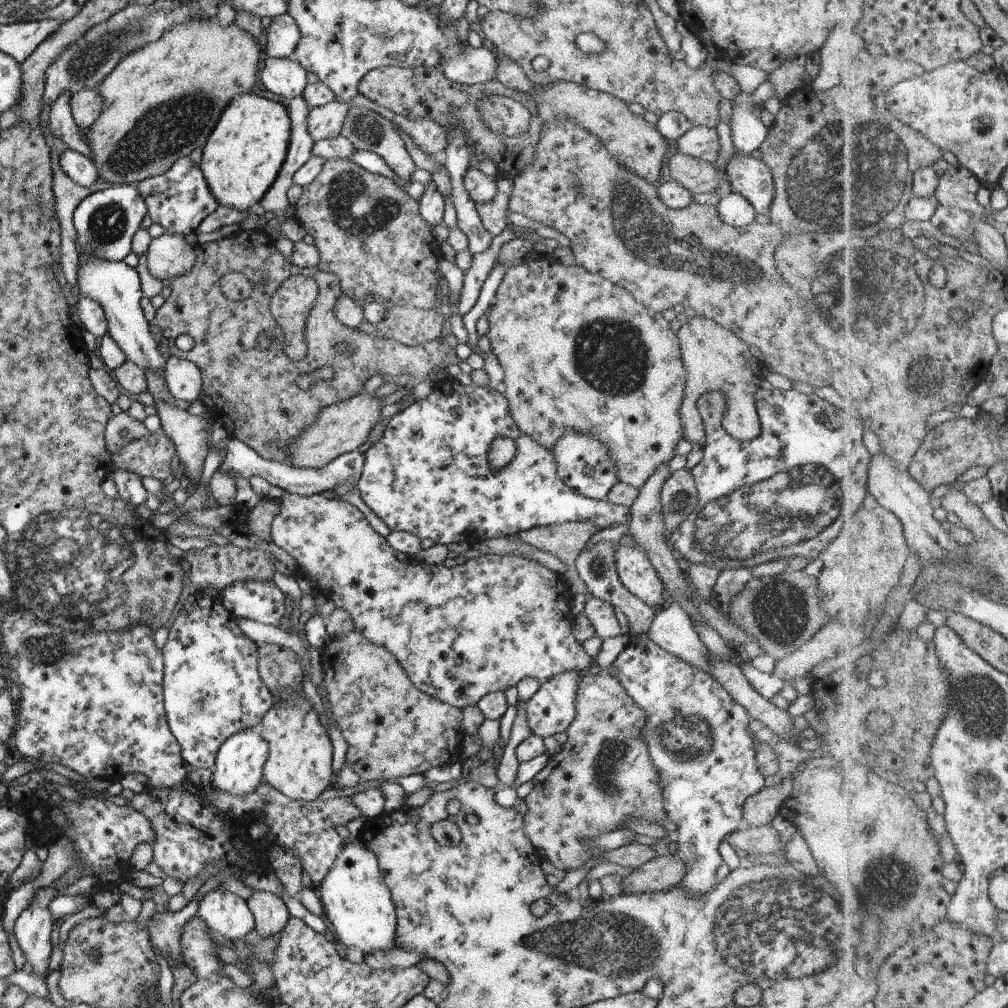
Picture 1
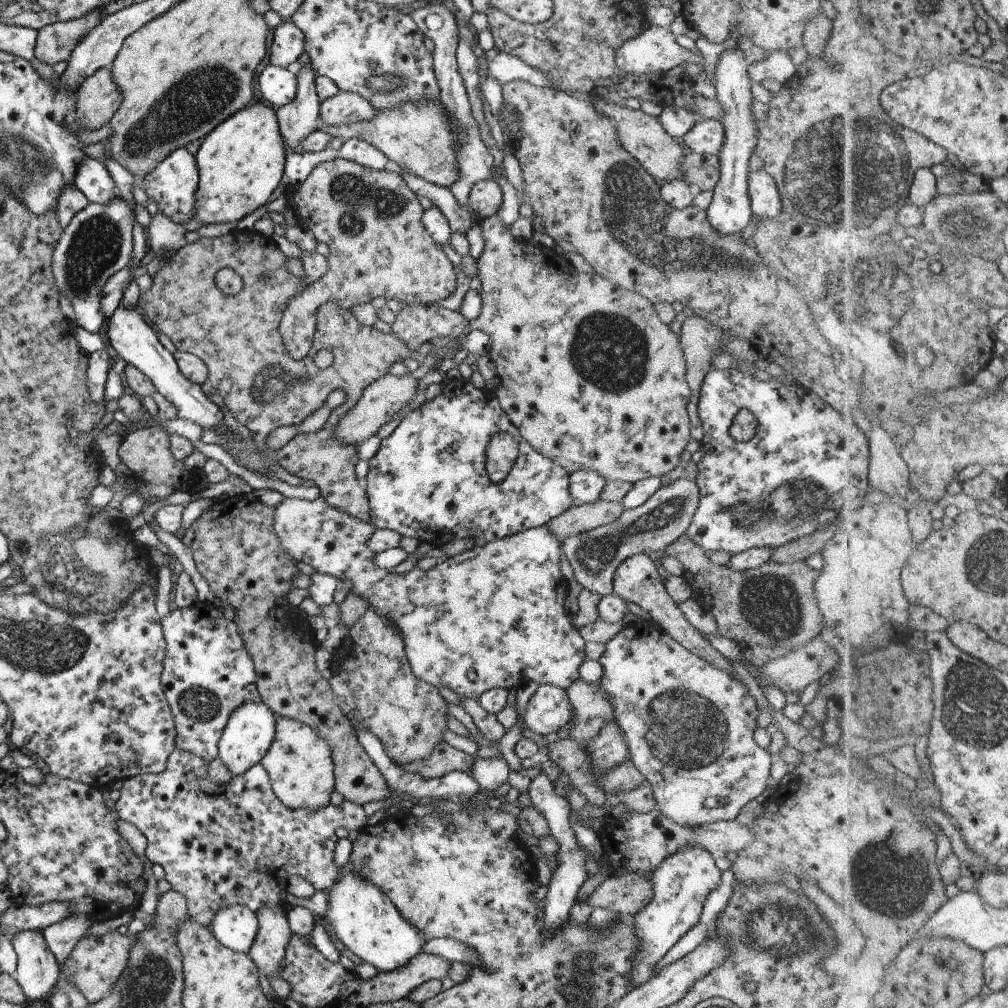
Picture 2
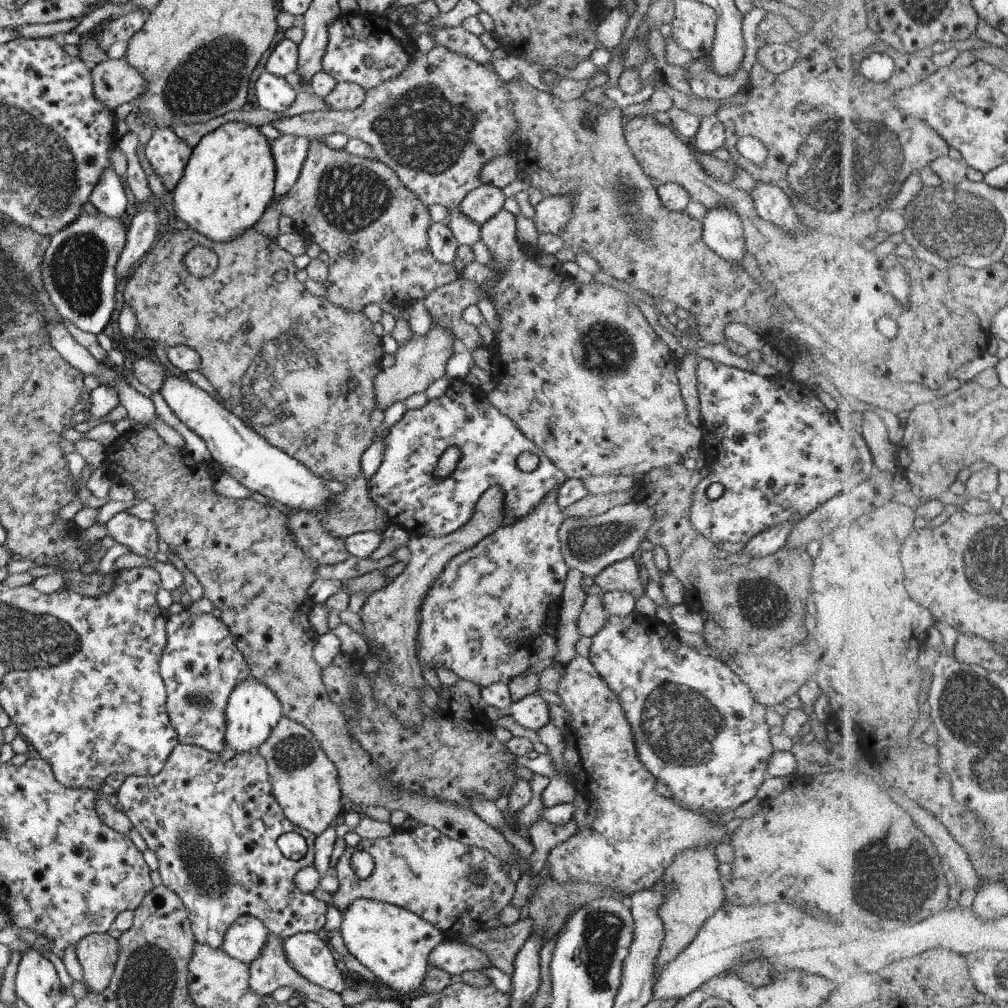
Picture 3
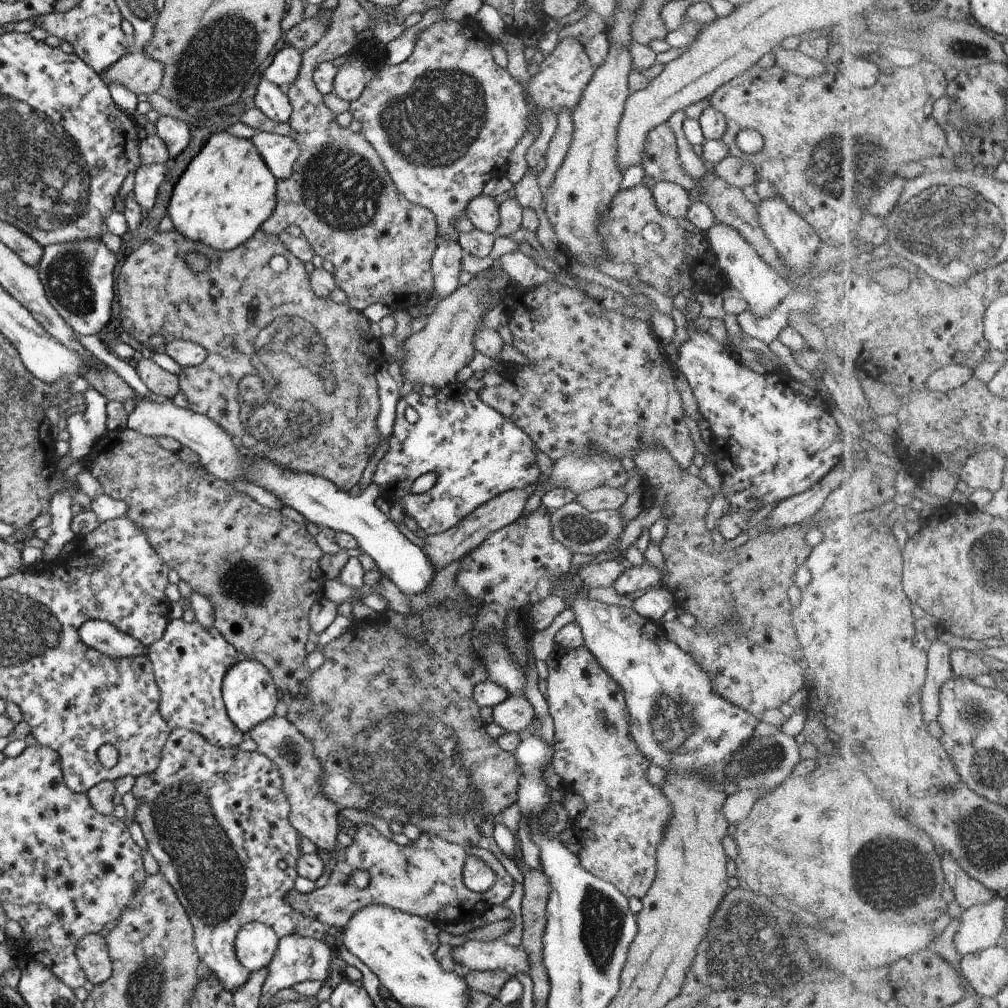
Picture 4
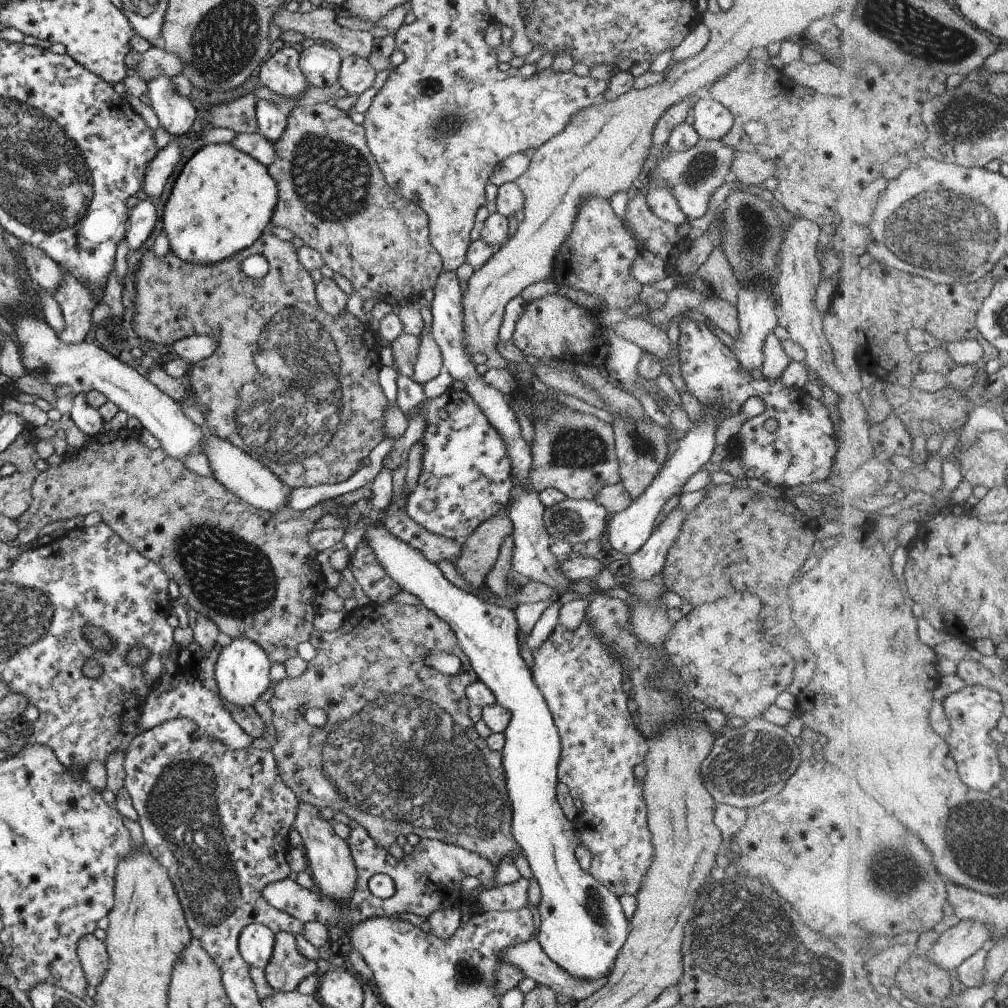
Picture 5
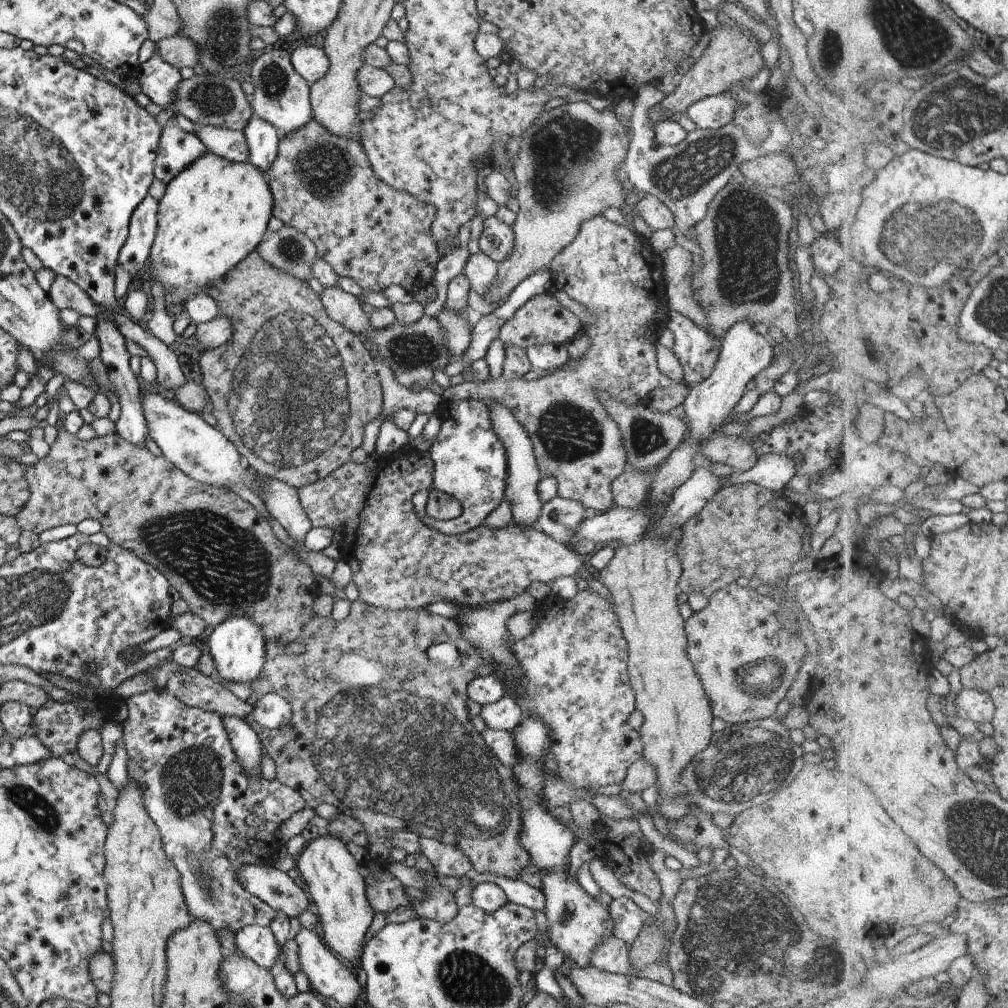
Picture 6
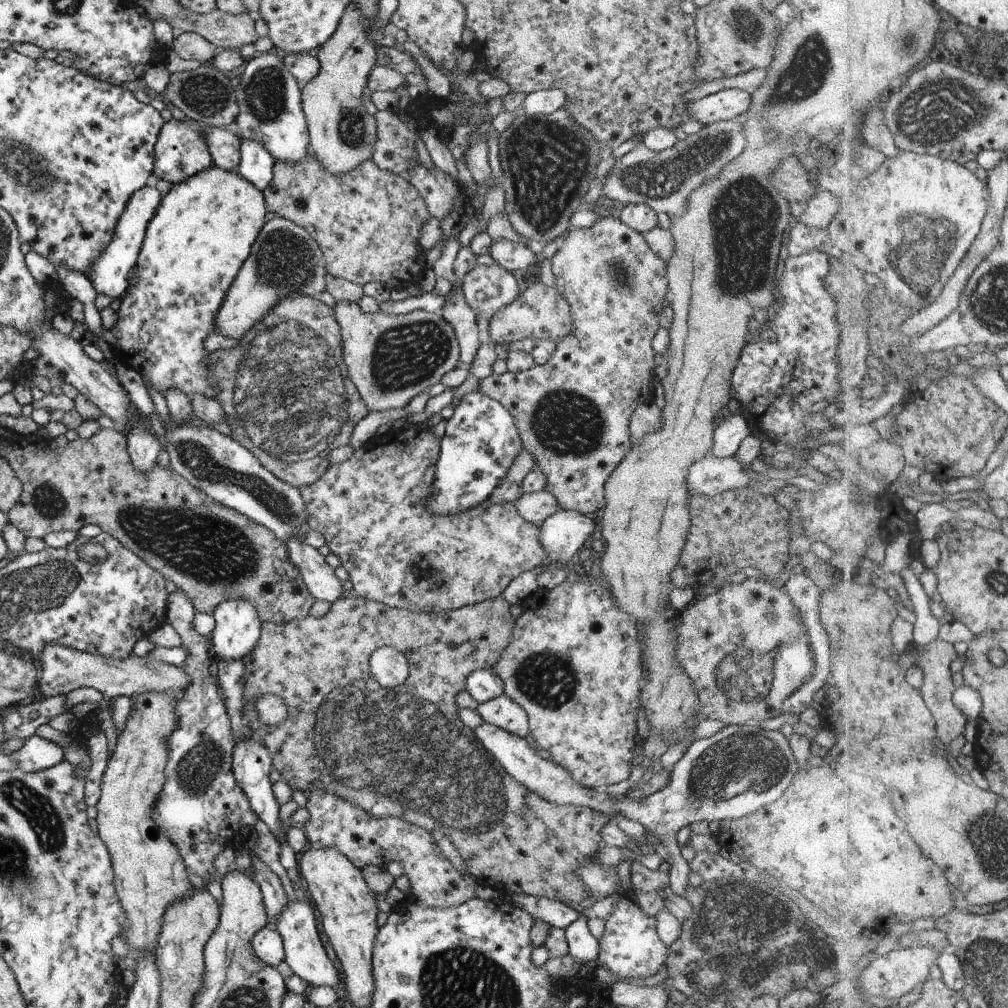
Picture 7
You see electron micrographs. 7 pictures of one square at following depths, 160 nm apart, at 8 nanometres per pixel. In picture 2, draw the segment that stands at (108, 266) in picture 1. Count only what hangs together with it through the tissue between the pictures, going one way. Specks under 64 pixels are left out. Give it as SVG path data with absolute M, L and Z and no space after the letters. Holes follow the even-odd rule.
M120 304L108 318L106 334L108 343L117 356L121 357L125 364L133 365L144 374L155 390L175 406L177 410L175 418L190 420L202 429L211 428L218 420L222 420L222 413L218 406L201 392L199 385L192 383L179 372L173 355L157 341L155 330L144 321L135 306L124 307Z

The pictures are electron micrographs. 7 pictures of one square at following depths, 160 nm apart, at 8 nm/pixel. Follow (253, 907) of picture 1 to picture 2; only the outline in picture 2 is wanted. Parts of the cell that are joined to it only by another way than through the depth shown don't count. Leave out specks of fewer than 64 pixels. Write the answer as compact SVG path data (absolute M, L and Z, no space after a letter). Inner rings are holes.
M261 905L254 913L258 927L246 955L258 968L259 974L266 978L272 974L278 976L285 945L292 933L285 912L281 908L270 909Z

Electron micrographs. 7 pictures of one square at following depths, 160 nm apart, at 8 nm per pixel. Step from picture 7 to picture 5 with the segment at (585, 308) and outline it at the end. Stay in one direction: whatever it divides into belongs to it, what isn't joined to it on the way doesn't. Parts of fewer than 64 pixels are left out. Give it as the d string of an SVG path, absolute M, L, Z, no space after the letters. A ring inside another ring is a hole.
M585 197L578 206L569 234L559 246L550 280L559 287L567 287L570 294L581 290L599 296L599 308L624 309L637 302L637 295L642 289L642 285L627 272L639 252L630 232L613 213L609 199ZM555 408L547 419L533 419L535 438L531 446L532 463L526 482L533 491L547 487L560 490L567 499L593 500L604 487L620 482L614 451L612 426L596 417L570 408Z

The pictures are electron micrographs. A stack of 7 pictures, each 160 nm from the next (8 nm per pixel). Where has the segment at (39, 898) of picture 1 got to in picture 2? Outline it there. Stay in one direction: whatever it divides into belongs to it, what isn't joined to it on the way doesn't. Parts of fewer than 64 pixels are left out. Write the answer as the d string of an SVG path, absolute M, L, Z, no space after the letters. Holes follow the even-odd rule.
M20 930L12 936L11 944L16 954L13 979L29 1002L44 1002L43 998L53 992L60 968L47 948L42 932Z

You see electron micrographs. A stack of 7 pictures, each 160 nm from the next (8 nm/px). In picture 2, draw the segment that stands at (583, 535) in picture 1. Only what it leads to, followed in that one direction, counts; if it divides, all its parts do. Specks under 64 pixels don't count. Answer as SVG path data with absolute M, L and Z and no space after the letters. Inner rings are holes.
M597 498L592 503L573 505L558 517L552 518L546 527L561 546L566 538L611 524L623 509L621 502L605 502Z

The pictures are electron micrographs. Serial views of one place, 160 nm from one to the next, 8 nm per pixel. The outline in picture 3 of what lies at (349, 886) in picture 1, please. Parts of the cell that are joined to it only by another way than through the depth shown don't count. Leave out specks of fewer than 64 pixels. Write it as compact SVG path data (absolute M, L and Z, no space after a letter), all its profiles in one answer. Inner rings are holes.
M356 898L341 912L339 934L345 948L373 973L376 981L399 994L416 991L424 981L427 957L442 940L442 931L399 906L375 899Z

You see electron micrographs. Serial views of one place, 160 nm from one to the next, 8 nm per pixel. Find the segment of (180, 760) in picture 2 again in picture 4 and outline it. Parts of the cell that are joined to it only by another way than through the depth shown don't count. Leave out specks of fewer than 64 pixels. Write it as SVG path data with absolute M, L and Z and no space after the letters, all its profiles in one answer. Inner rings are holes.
M178 728L171 730L168 734L162 748L162 755L160 756L157 768L151 774L134 777L134 783L130 790L132 796L139 800L134 809L134 821L141 829L149 854L151 854L155 862L158 863L158 872L161 873L162 877L171 885L177 900L179 900L181 906L184 906L186 915L192 926L192 943L195 947L198 960L211 969L213 974L215 974L215 978L217 978L217 980L223 984L223 988L226 991L229 990L229 992L233 992L235 989L238 989L238 986L242 986L243 981L249 974L248 970L243 968L236 959L233 944L237 930L245 923L251 921L266 923L273 929L273 932L279 939L285 935L301 935L320 941L326 939L325 932L327 926L319 922L316 918L309 918L304 914L298 913L294 908L291 908L291 905L288 905L288 902L285 900L285 895L293 890L293 881L298 876L296 873L296 860L300 857L301 853L298 843L299 834L288 821L289 805L281 787L282 780L278 768L261 753L257 751L243 751L237 747L224 749L218 746L211 746L211 744L207 743L199 734L184 728Z

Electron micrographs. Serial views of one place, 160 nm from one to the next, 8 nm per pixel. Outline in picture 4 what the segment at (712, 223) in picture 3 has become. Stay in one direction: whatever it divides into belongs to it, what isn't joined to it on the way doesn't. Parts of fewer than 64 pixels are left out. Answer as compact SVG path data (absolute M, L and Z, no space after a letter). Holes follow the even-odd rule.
M714 222L703 232L714 254L717 266L725 274L729 284L749 305L747 310L756 317L766 317L786 294L793 292L793 284L786 282L753 250L753 247L734 229L723 223Z

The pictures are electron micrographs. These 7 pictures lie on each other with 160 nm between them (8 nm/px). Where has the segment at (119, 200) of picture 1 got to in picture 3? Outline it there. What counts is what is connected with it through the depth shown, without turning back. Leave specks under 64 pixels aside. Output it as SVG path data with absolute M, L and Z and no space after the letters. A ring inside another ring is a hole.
M81 212L73 222L66 224L66 227L51 236L42 256L40 276L43 279L44 291L47 291L52 306L57 309L63 320L69 320L77 328L91 332L95 336L105 328L115 306L113 301L116 284L114 266L124 247L126 230L120 219L108 217L99 212L95 214Z

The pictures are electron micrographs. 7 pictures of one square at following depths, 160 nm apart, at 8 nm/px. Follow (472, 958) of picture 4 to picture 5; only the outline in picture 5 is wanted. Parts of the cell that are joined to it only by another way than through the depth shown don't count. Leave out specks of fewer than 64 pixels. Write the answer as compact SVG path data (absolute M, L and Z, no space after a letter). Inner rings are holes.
M534 936L524 943L503 949L498 954L498 960L519 969L519 972L537 985L548 986L561 1001L565 999L580 1001L587 998L606 981L605 978L578 981L567 976L564 970L559 969L552 960L547 958Z

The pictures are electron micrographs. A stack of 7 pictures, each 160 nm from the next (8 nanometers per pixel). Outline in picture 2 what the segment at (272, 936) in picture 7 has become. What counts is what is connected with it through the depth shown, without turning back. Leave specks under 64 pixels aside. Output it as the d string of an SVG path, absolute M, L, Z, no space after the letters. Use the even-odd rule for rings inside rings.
M229 905L214 914L209 927L220 945L246 954L255 938L255 913L243 905Z

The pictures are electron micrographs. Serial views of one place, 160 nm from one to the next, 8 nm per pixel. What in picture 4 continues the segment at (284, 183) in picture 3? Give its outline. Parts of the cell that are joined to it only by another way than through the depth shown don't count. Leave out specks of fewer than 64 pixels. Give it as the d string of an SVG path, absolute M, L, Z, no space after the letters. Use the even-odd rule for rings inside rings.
M261 131L249 139L277 181L289 178L299 149L289 135Z

